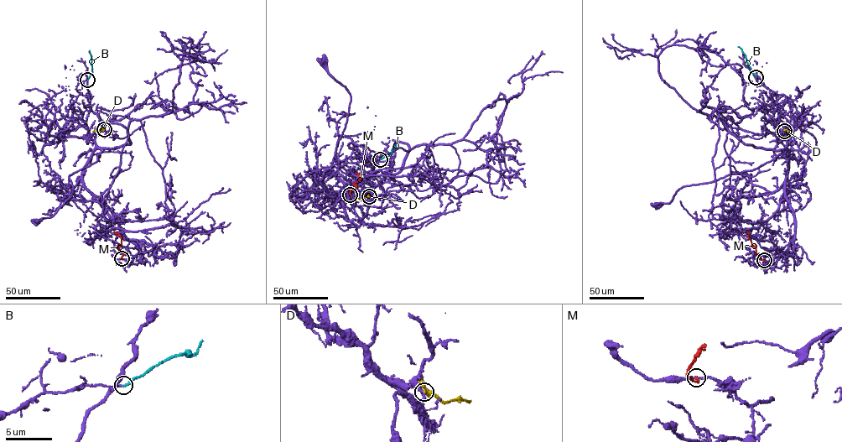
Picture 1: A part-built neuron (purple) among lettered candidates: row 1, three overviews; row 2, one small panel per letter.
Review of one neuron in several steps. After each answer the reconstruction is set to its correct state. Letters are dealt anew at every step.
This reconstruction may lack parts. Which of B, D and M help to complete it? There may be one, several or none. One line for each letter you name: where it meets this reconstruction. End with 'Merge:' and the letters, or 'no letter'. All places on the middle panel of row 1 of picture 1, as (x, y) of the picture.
B: meets purple at (380, 159)
Merge: B

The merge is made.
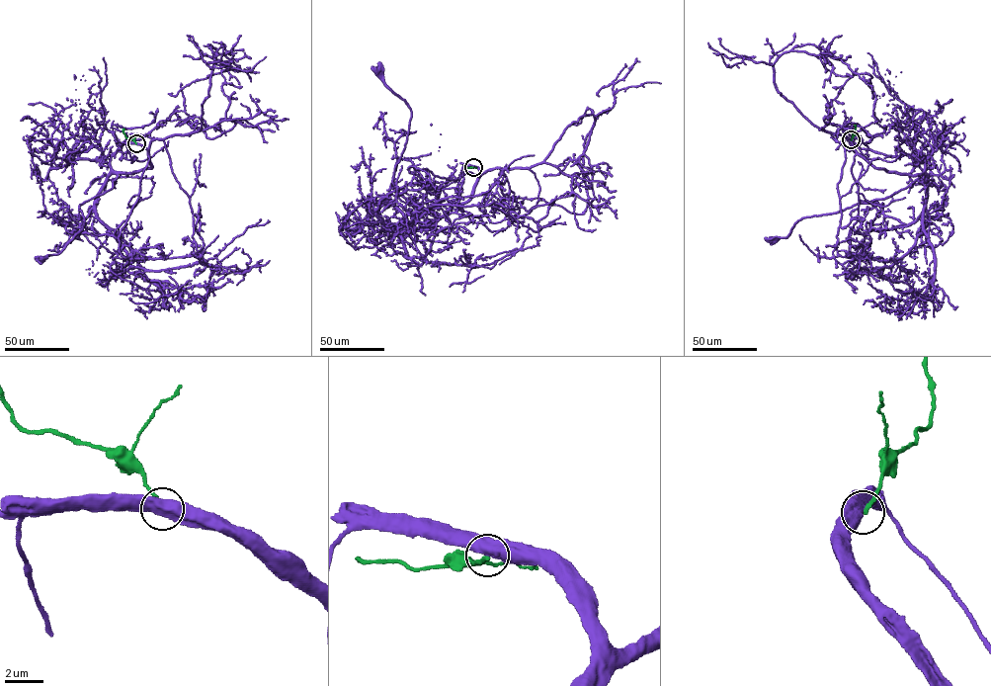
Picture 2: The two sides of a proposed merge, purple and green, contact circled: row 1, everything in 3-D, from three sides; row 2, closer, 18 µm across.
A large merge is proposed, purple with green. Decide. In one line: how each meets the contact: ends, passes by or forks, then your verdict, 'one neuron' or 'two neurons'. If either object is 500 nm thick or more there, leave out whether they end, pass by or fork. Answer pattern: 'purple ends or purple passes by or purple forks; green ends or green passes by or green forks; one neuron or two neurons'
two neurons

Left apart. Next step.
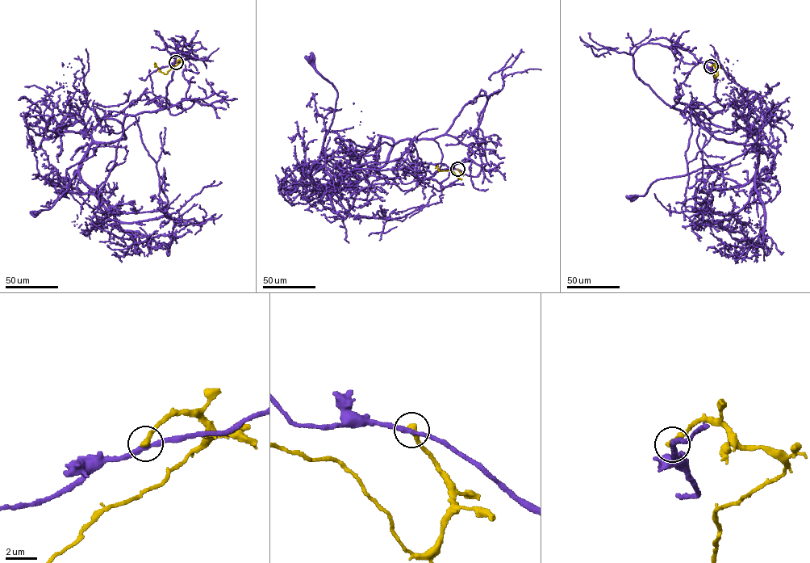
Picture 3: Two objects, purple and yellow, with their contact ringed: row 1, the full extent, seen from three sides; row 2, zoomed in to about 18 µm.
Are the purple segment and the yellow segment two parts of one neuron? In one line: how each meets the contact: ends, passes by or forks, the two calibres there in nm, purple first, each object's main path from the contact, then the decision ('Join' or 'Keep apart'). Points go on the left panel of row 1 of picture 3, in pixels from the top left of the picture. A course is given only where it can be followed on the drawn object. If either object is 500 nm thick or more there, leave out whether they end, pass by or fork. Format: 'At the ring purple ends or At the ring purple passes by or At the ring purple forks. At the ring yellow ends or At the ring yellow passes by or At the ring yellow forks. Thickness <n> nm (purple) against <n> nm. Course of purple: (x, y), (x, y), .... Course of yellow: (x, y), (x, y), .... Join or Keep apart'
At the ring purple passes by. At the ring yellow ends. Thickness 280 nm (purple) against 400 nm. Course of purple: (176, 62), (197, 56), (173, 38), (164, 107), (92, 143), (80, 176), (148, 237), (198, 207). Course of yellow: (176, 62), (180, 61), (164, 74), (155, 62). Keep apart

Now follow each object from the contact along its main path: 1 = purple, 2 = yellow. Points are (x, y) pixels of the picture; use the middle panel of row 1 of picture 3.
1: (457, 170), (480, 170), (485, 95), (352, 188), (319, 187), (334, 212), (393, 220), (433, 184)
2: (457, 170), (460, 174), (458, 178), (453, 171), (438, 170), (437, 165)

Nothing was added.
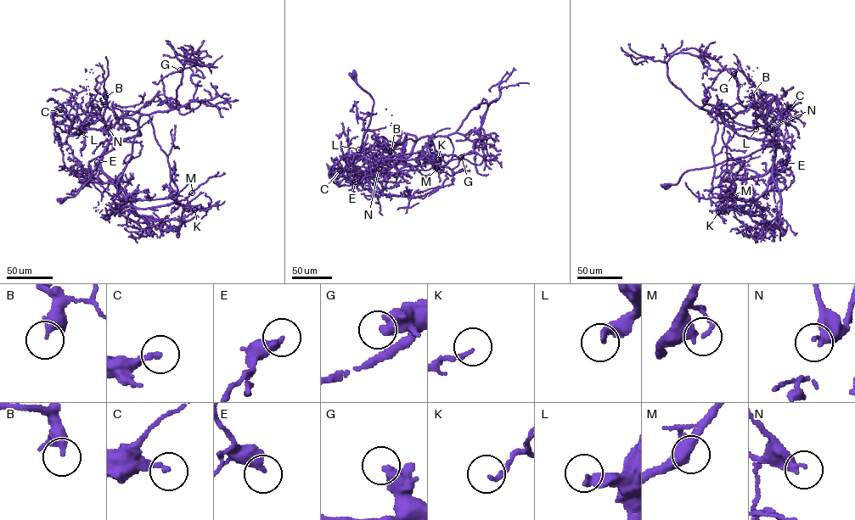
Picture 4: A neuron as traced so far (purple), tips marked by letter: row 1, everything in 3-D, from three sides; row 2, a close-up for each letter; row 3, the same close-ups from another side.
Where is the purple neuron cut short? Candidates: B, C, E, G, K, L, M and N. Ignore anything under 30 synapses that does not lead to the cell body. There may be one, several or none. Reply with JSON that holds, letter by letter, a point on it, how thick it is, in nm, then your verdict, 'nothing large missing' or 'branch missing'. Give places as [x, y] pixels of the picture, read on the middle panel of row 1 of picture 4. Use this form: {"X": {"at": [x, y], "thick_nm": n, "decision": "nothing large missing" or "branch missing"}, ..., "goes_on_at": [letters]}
{"B": {"at": [390, 151], "thick_nm": 280, "decision": "nothing large missing"}, "C": {"at": [340, 170], "thick_nm": 190, "decision": "nothing large missing"}, "E": {"at": [355, 181], "thick_nm": 400, "decision": "nothing large missing"}, "G": {"at": [461, 157], "thick_nm": 480, "decision": "nothing large missing"}, "K": {"at": [438, 159], "thick_nm": 150, "decision": "nothing large missing"}, "L": {"at": [358, 149], "thick_nm": 360, "decision": "branch missing"}, "M": {"at": [436, 168], "thick_nm": 150, "decision": "nothing large missing"}, "N": {"at": [379, 169], "thick_nm": 280, "decision": "nothing large missing"}, "goes_on_at": ["L"]}

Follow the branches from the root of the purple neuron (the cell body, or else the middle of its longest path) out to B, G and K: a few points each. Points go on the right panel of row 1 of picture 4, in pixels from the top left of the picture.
B: (731, 128), (747, 137), (773, 139), (779, 121), (771, 111), (760, 104), (762, 99), (755, 92), (751, 95)
G: (731, 128), (672, 84), (666, 62), (695, 48), (734, 74)
K: (731, 128), (716, 114), (714, 176), (730, 170), (726, 179), (735, 189), (718, 212)

